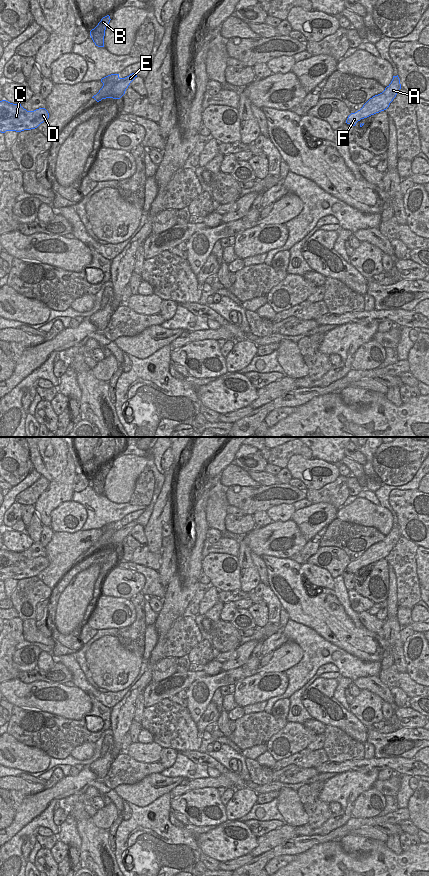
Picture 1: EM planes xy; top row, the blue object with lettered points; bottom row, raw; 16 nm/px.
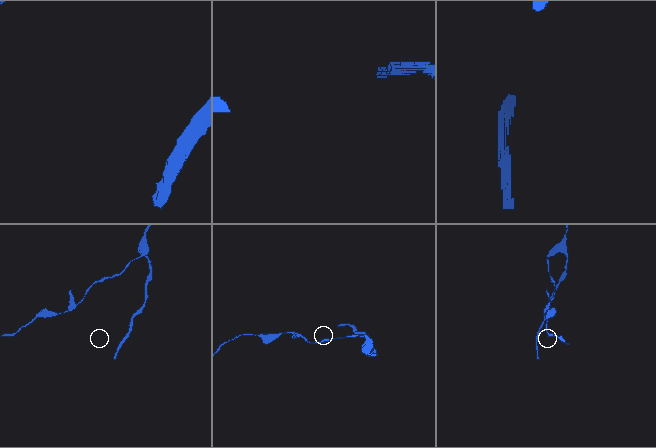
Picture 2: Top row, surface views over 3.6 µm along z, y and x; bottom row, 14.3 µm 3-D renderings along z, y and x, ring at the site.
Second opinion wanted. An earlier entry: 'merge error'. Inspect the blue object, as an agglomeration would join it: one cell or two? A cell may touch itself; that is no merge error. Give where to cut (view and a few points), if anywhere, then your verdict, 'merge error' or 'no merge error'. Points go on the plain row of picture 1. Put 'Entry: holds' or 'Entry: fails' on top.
Entry: holds
cut in xy along (123, 526), (113, 534), (105, 545), (99, 546); merge error

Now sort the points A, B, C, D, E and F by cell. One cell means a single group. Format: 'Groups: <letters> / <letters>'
Groups: A C D E F / B

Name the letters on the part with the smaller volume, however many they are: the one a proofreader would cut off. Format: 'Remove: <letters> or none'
Remove: B

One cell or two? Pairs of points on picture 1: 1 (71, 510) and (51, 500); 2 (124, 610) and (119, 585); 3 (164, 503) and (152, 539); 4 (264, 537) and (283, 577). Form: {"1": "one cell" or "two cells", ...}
{"1": "two cells", "2": "two cells", "3": "one cell", "4": "two cells"}

